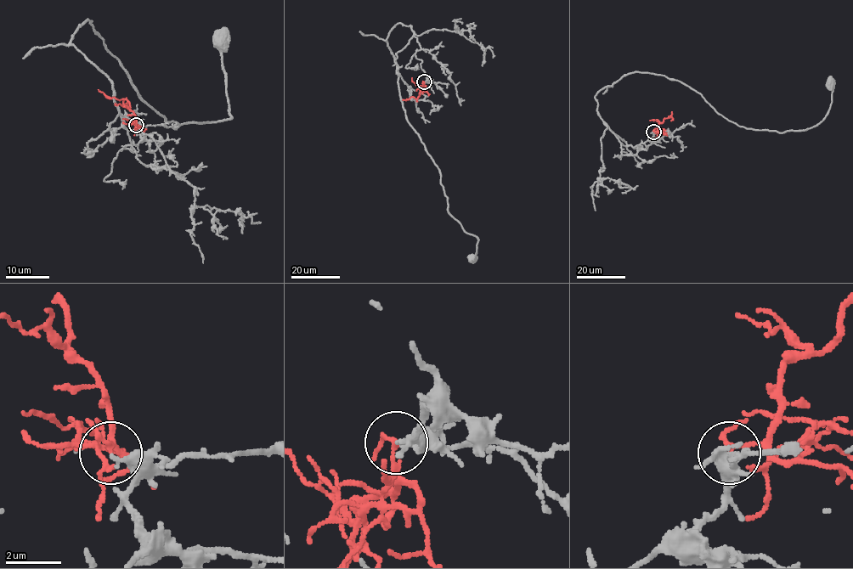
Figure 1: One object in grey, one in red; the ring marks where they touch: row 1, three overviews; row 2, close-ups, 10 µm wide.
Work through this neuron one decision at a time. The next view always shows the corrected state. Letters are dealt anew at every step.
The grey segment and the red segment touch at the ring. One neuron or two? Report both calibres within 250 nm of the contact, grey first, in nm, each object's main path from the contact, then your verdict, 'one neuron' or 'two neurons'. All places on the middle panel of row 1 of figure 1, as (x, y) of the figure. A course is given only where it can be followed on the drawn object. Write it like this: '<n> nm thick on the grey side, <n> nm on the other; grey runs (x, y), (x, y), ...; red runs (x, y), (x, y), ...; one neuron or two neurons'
260 nm thick on the grey side, 140 nm on the other; grey runs (424, 81), (417, 39), (398, 23), (386, 44), (406, 119), (441, 174), (448, 211), (478, 240), (471, 256); red runs (424, 81), (416, 98), (412, 97), (402, 99); two neurons

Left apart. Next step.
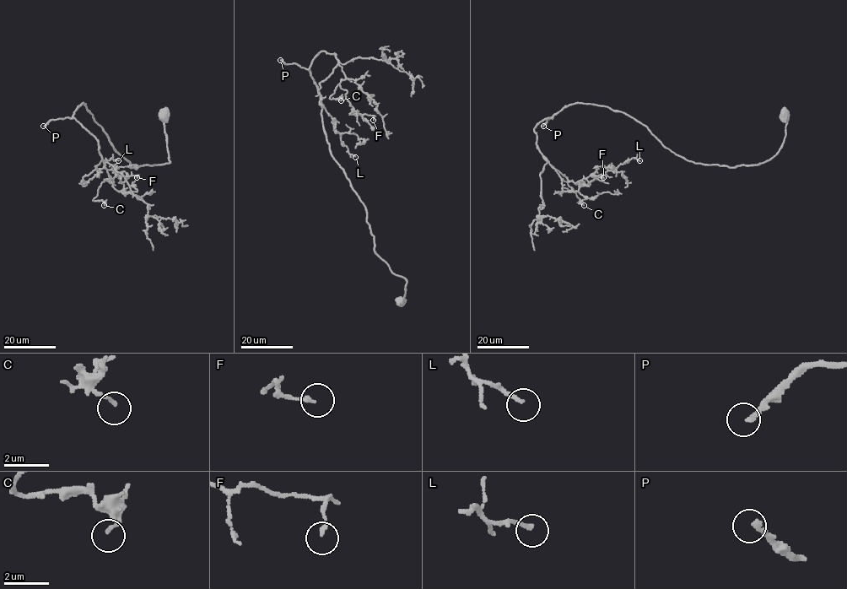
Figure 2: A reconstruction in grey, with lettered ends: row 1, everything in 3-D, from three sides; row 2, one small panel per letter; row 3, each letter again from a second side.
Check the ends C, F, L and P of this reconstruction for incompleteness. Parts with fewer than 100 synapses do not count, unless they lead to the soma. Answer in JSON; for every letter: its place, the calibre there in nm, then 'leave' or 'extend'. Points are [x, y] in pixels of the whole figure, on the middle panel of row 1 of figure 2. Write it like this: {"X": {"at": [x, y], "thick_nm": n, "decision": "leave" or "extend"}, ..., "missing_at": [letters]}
{"C": {"at": [341, 100], "thick_nm": 150, "decision": "leave"}, "F": {"at": [373, 120], "thick_nm": 120, "decision": "leave"}, "L": {"at": [355, 157], "thick_nm": 160, "decision": "leave"}, "P": {"at": [280, 60], "thick_nm": 190, "decision": "extend"}, "missing_at": ["P"]}

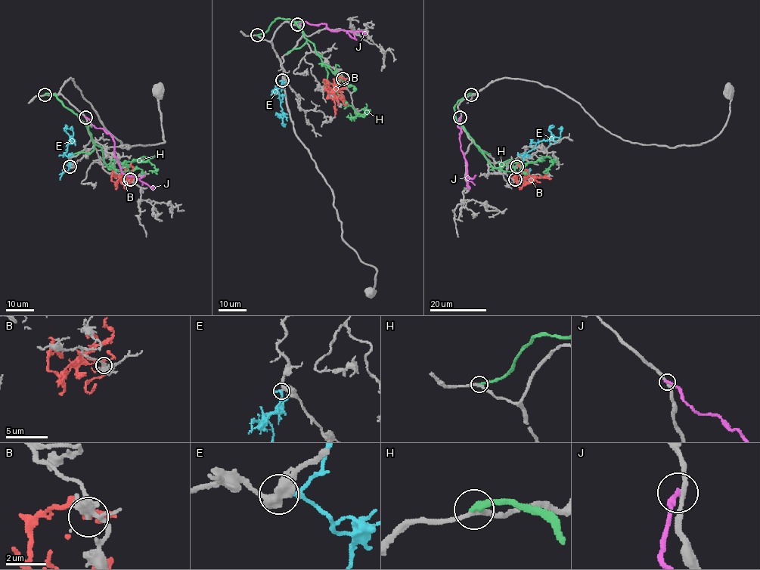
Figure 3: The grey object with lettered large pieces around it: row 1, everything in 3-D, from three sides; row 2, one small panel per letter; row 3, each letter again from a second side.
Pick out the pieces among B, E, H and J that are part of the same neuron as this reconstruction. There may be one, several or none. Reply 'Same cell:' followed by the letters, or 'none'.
Same cell: E

